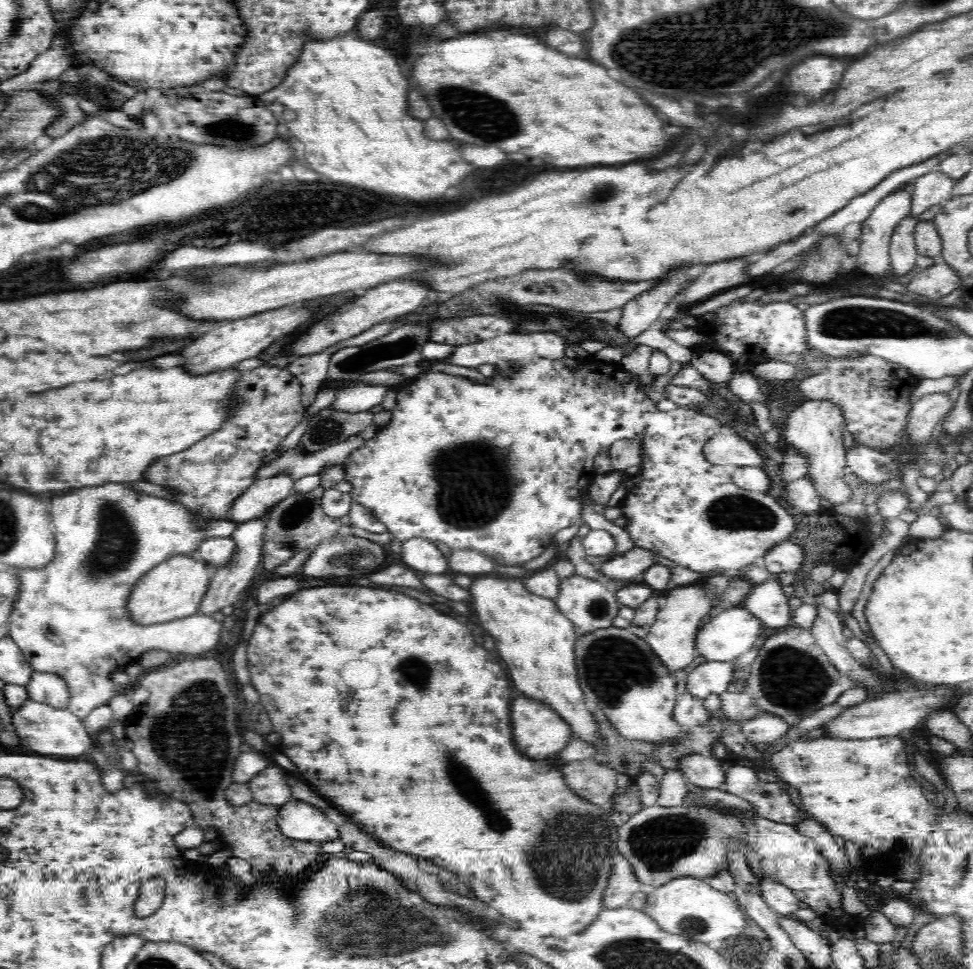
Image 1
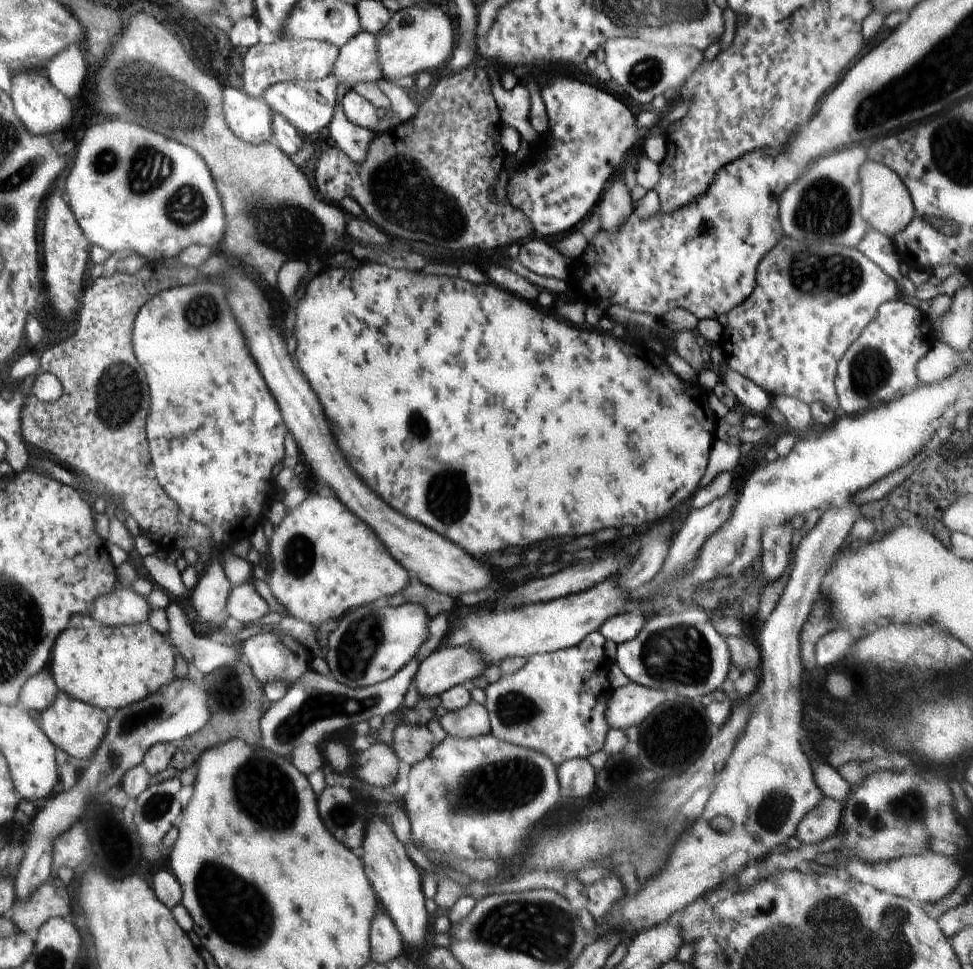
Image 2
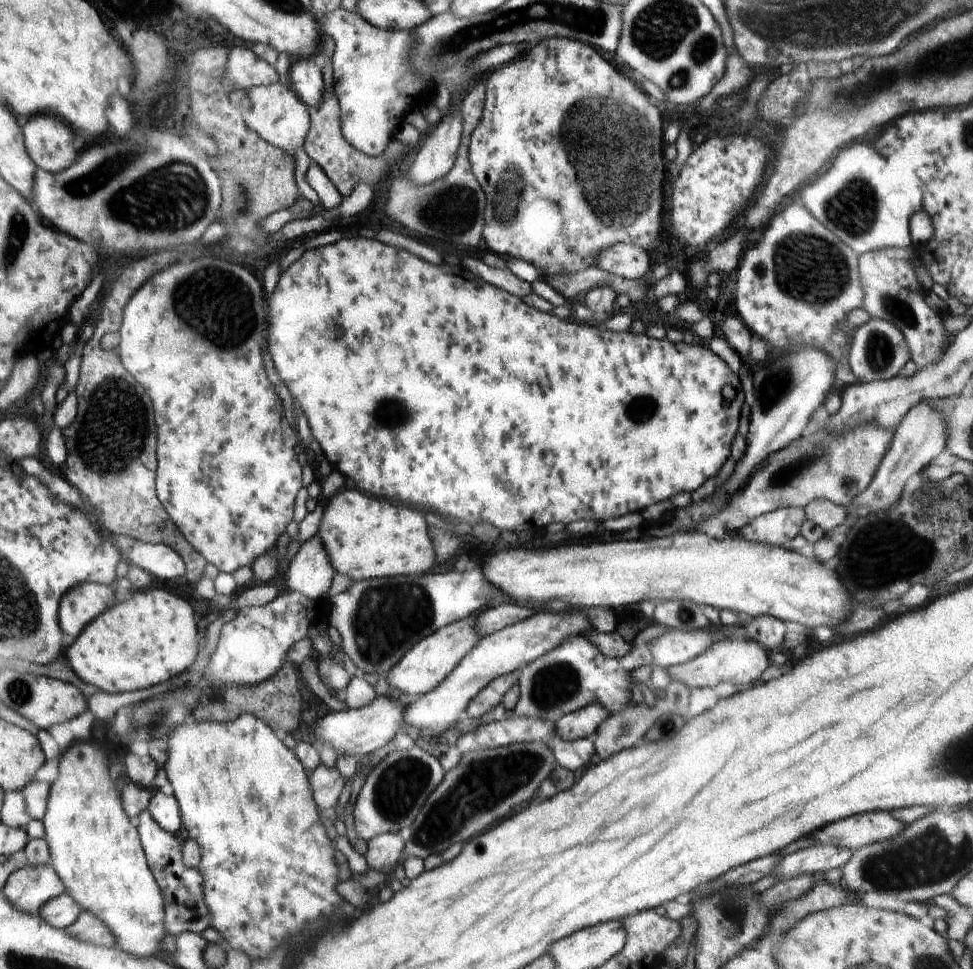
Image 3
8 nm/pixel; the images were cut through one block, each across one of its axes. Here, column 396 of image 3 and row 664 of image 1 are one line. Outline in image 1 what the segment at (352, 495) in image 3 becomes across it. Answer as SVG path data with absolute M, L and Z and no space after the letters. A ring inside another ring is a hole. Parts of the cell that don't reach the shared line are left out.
M500 575L473 577L469 591L471 594L469 604L474 611L474 616L482 628L494 638L496 652L498 652L500 660L504 662L504 666L508 668L512 684L524 694L524 697L550 705L570 725L572 739L588 741L597 750L603 743L599 735L599 726L593 717L592 710L585 704L583 691L578 684L578 678L576 678L575 646L577 634L571 621L563 616L562 612L559 612L555 600L530 593L522 579L501 577Z

